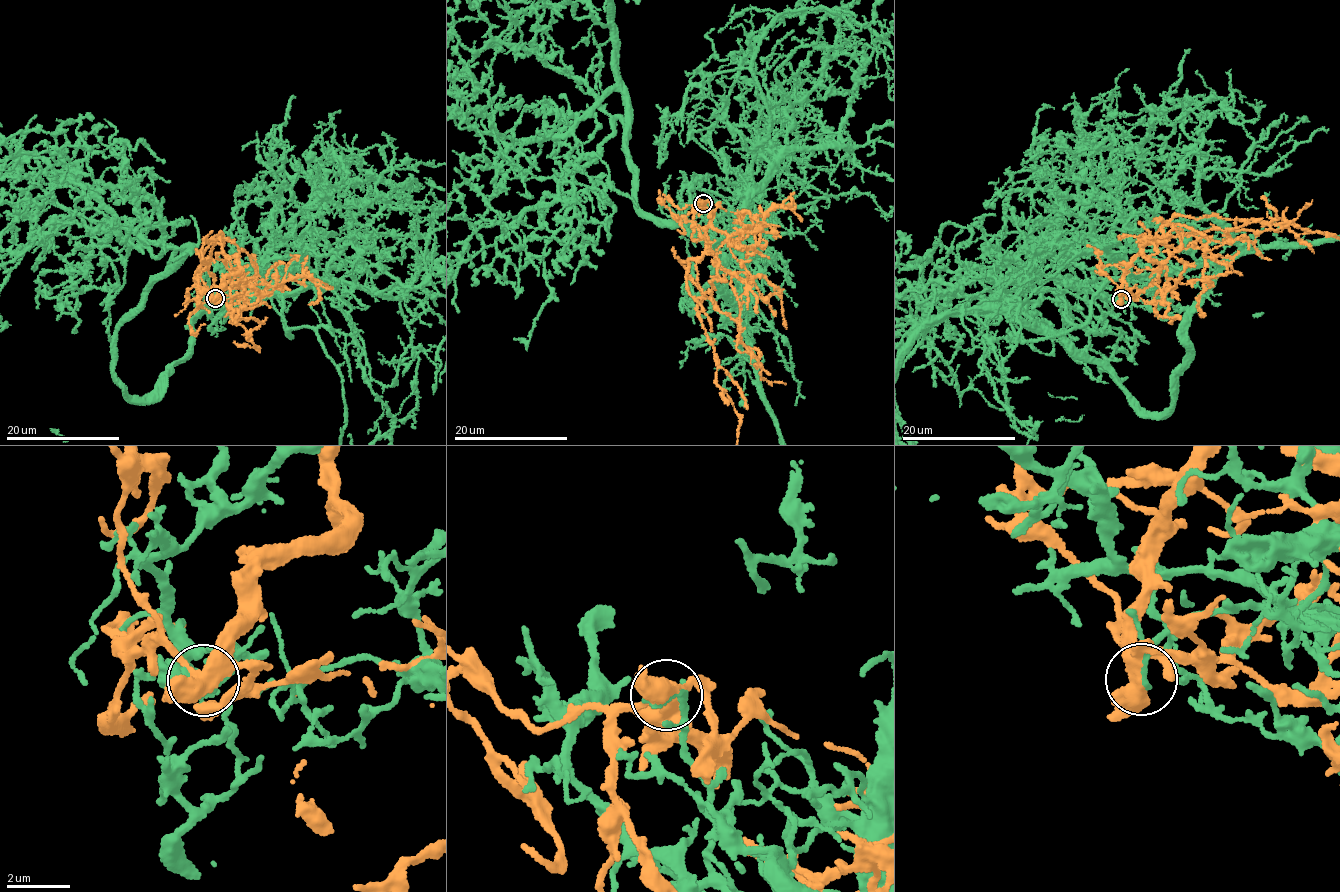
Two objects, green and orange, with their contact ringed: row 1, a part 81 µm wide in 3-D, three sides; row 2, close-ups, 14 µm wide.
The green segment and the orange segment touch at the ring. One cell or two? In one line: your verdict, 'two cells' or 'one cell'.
two cells

